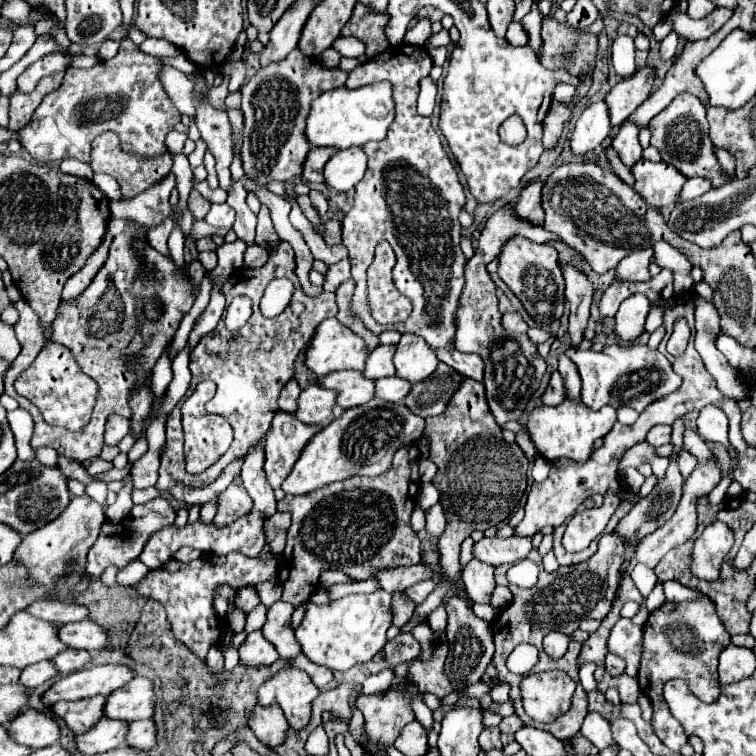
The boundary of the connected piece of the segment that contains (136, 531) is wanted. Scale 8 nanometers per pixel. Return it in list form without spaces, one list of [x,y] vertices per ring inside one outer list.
[[[156,497],[156,499],[148,501],[148,503],[134,505],[130,509],[128,517],[124,521],[120,521],[120,523],[104,521],[102,531],[100,531],[100,537],[96,539],[96,543],[92,545],[92,549],[88,553],[86,573],[90,577],[100,577],[108,565],[114,565],[118,569],[126,567],[130,561],[134,561],[142,553],[142,549],[148,543],[150,535],[156,533],[156,531],[160,531],[160,529],[164,529],[164,527],[168,527],[168,525],[172,525],[174,519],[176,519],[176,513],[168,505],[168,501],[162,499],[162,497]]]

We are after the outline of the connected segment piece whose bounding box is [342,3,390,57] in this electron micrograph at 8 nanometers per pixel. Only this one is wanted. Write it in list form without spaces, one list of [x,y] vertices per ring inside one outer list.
[[[358,3],[354,7],[352,19],[346,23],[342,35],[354,35],[356,39],[366,43],[366,55],[374,57],[376,53],[382,53],[390,43],[384,35],[384,25],[388,21],[388,15],[376,15],[370,7]]]

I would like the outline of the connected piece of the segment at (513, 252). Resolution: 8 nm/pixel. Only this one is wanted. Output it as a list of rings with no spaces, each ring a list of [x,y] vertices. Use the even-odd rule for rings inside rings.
[[[512,237],[502,249],[498,275],[512,289],[512,293],[522,301],[528,315],[536,325],[548,327],[552,321],[560,319],[564,313],[564,277],[558,265],[558,251],[552,245],[538,245],[524,237]]]

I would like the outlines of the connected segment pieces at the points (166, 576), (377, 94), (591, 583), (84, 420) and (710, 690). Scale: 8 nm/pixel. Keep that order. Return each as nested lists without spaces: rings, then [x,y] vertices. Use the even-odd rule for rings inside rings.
[[[230,553],[228,563],[224,565],[214,565],[206,559],[196,559],[190,563],[170,559],[166,565],[158,569],[150,569],[136,583],[136,593],[162,603],[174,637],[182,641],[198,659],[204,661],[208,655],[208,649],[214,643],[220,643],[226,631],[226,621],[216,615],[212,605],[212,597],[218,585],[230,585],[232,589],[242,589],[242,587],[256,587],[258,583],[270,581],[276,577],[278,577],[276,559],[266,559],[266,561],[258,557],[250,559],[250,557],[242,557],[240,553]]]
[[[388,81],[372,83],[358,89],[338,87],[322,93],[312,101],[310,115],[306,119],[306,139],[312,147],[346,149],[352,145],[364,145],[386,137],[386,131],[394,119],[392,85]]]
[[[614,533],[610,535],[602,535],[600,543],[598,543],[598,551],[588,559],[582,561],[578,565],[570,565],[570,567],[558,567],[558,571],[554,573],[546,573],[542,569],[542,557],[538,555],[536,549],[532,549],[532,561],[540,567],[540,577],[548,577],[548,585],[540,587],[534,585],[530,589],[520,589],[510,585],[512,589],[512,601],[506,609],[500,611],[500,615],[496,617],[494,625],[494,643],[496,643],[496,653],[494,653],[494,667],[498,671],[498,681],[500,683],[508,683],[510,685],[510,697],[514,701],[514,709],[516,715],[526,723],[540,729],[546,729],[548,733],[552,733],[558,739],[568,739],[574,733],[580,731],[580,725],[586,717],[586,691],[582,689],[580,681],[578,681],[578,665],[576,665],[576,657],[580,653],[582,643],[570,643],[568,653],[560,659],[560,661],[552,661],[544,651],[542,651],[542,637],[548,635],[550,631],[562,631],[566,635],[572,635],[578,629],[578,623],[586,617],[592,619],[604,619],[606,613],[612,607],[612,601],[616,597],[616,589],[620,585],[618,581],[618,569],[622,565],[622,549],[624,543],[618,541],[618,537],[614,537]],[[520,643],[532,643],[538,649],[538,663],[532,671],[550,671],[550,669],[560,669],[564,673],[568,673],[574,681],[576,681],[576,691],[571,700],[571,707],[568,713],[556,717],[552,723],[536,723],[532,717],[526,715],[522,705],[520,691],[518,691],[518,675],[506,669],[506,659],[512,653],[512,649]]]
[[[46,341],[34,363],[14,381],[14,389],[38,407],[48,425],[66,427],[70,431],[78,431],[88,425],[94,409],[94,393],[98,393],[98,385],[78,369],[70,349],[54,341]]]
[[[700,597],[696,601],[684,603],[664,603],[660,609],[652,611],[646,625],[644,625],[644,649],[642,649],[642,663],[638,671],[640,691],[652,701],[654,715],[652,715],[652,729],[658,739],[672,751],[680,751],[680,747],[688,741],[680,723],[672,723],[672,713],[662,697],[662,687],[666,681],[680,677],[692,687],[692,693],[702,699],[704,703],[714,703],[720,695],[718,683],[718,655],[730,643],[730,635],[726,633],[722,621],[716,615],[716,607],[710,599]]]

